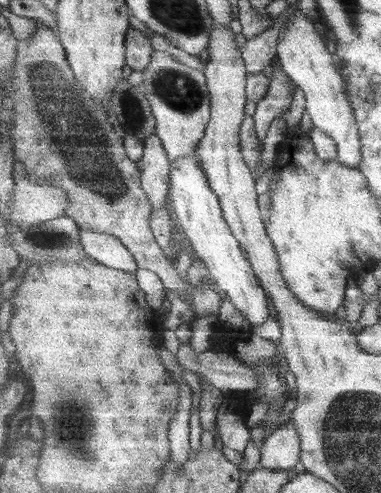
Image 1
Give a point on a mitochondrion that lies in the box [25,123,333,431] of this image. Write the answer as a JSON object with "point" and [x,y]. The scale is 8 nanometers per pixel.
{"point":[54,238]}

